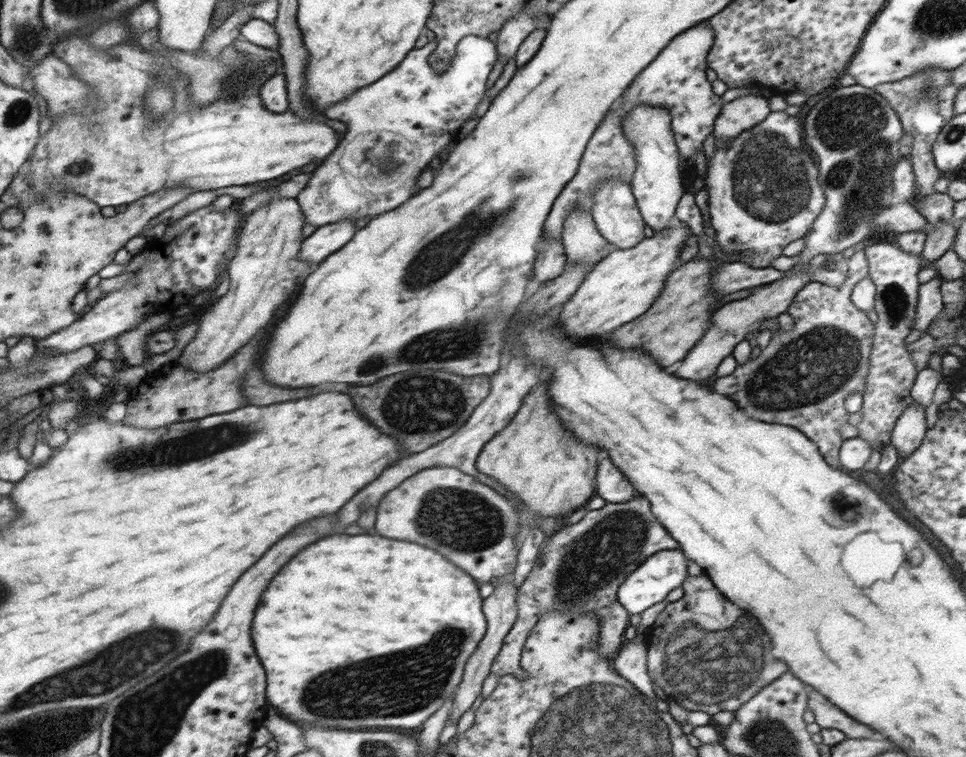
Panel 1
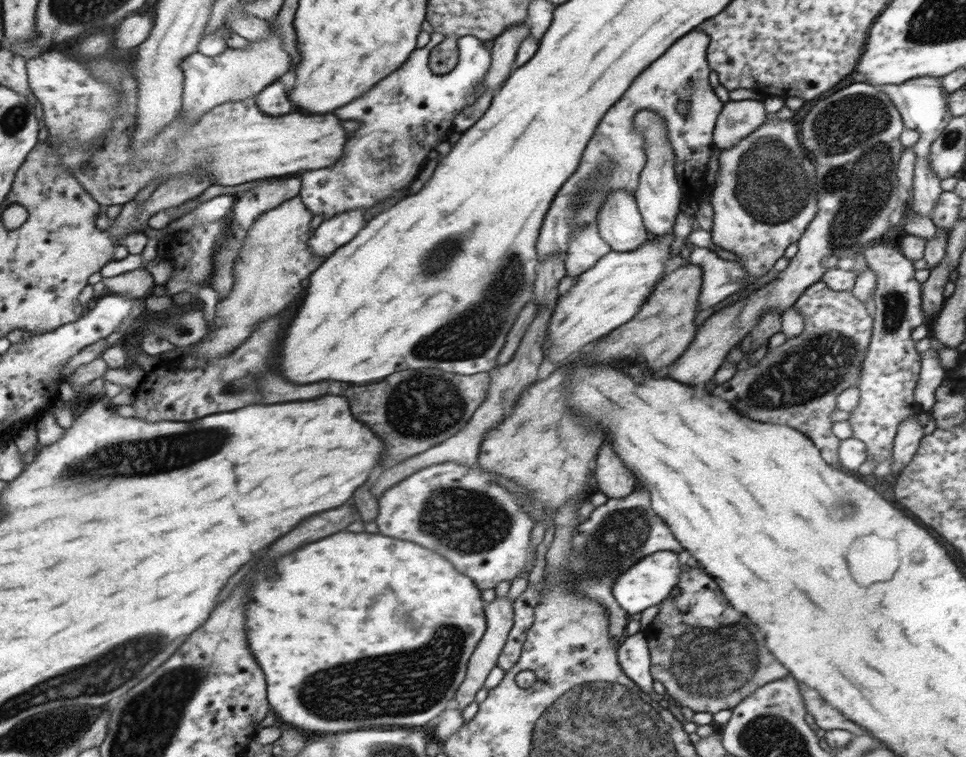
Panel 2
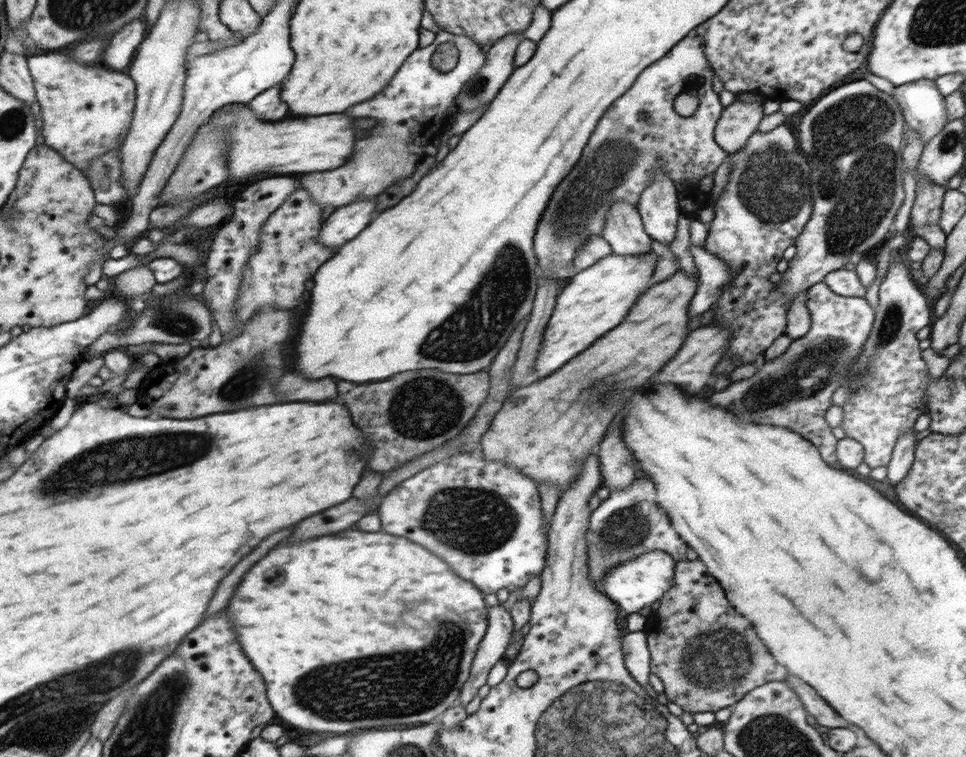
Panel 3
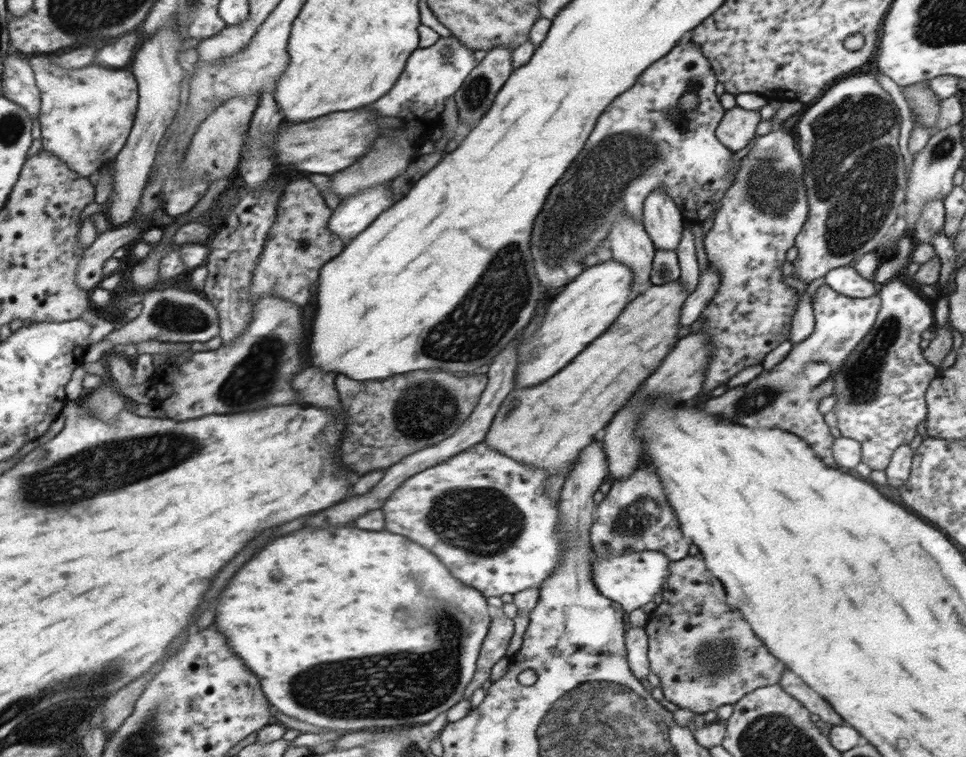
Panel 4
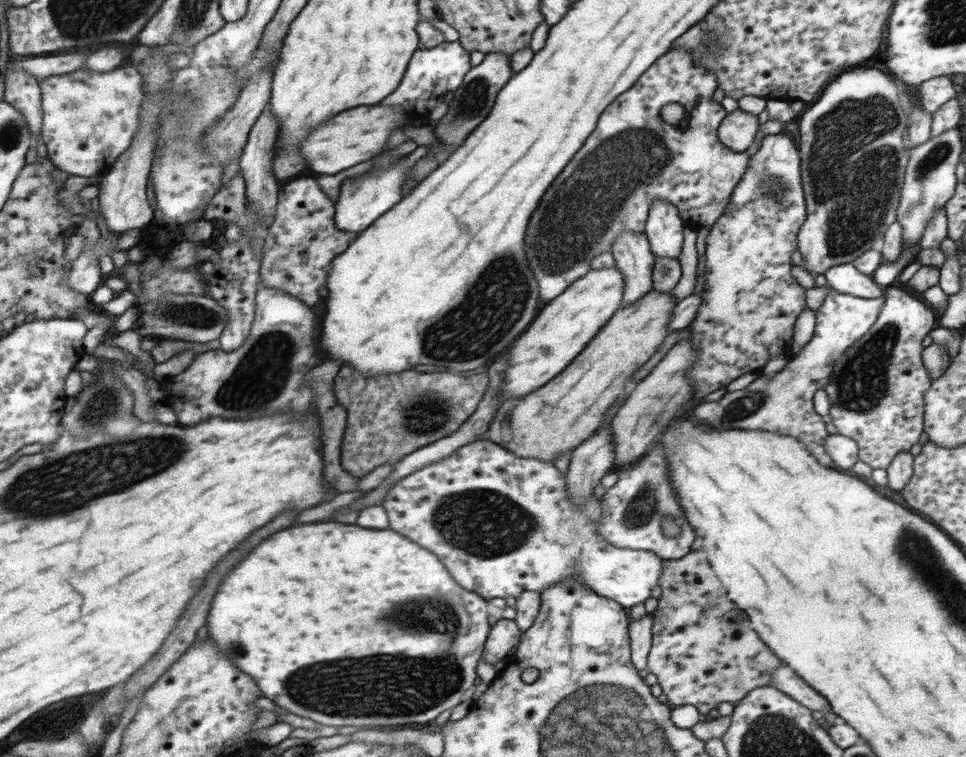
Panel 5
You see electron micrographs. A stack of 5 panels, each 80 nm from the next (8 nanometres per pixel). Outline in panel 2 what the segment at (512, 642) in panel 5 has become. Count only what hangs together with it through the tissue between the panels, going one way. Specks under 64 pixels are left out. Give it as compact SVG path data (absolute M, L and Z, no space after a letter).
M496 596L491 603L488 603L486 609L488 628L486 628L486 632L484 632L480 642L478 642L474 652L468 659L464 680L456 691L456 700L454 701L455 707L461 711L464 710L464 708L466 708L466 706L471 702L474 702L476 692L484 687L484 681L488 674L490 674L490 670L492 670L494 666L497 666L499 654L504 650L504 648L506 648L507 640L510 638L511 628L515 624L514 602L512 602L508 596Z

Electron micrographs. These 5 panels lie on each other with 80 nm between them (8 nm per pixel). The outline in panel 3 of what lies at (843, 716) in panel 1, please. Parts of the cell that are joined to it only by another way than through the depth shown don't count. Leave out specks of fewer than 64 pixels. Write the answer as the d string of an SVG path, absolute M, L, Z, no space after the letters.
M788 676L786 682L792 687L792 684L796 684L797 695L800 696L800 700L808 709L808 712L812 713L812 716L816 718L818 726L826 731L833 728L854 728L849 722L846 722L842 716L836 714L835 709L831 707L816 692L812 685L809 685L807 681L801 678L794 678L794 676Z

